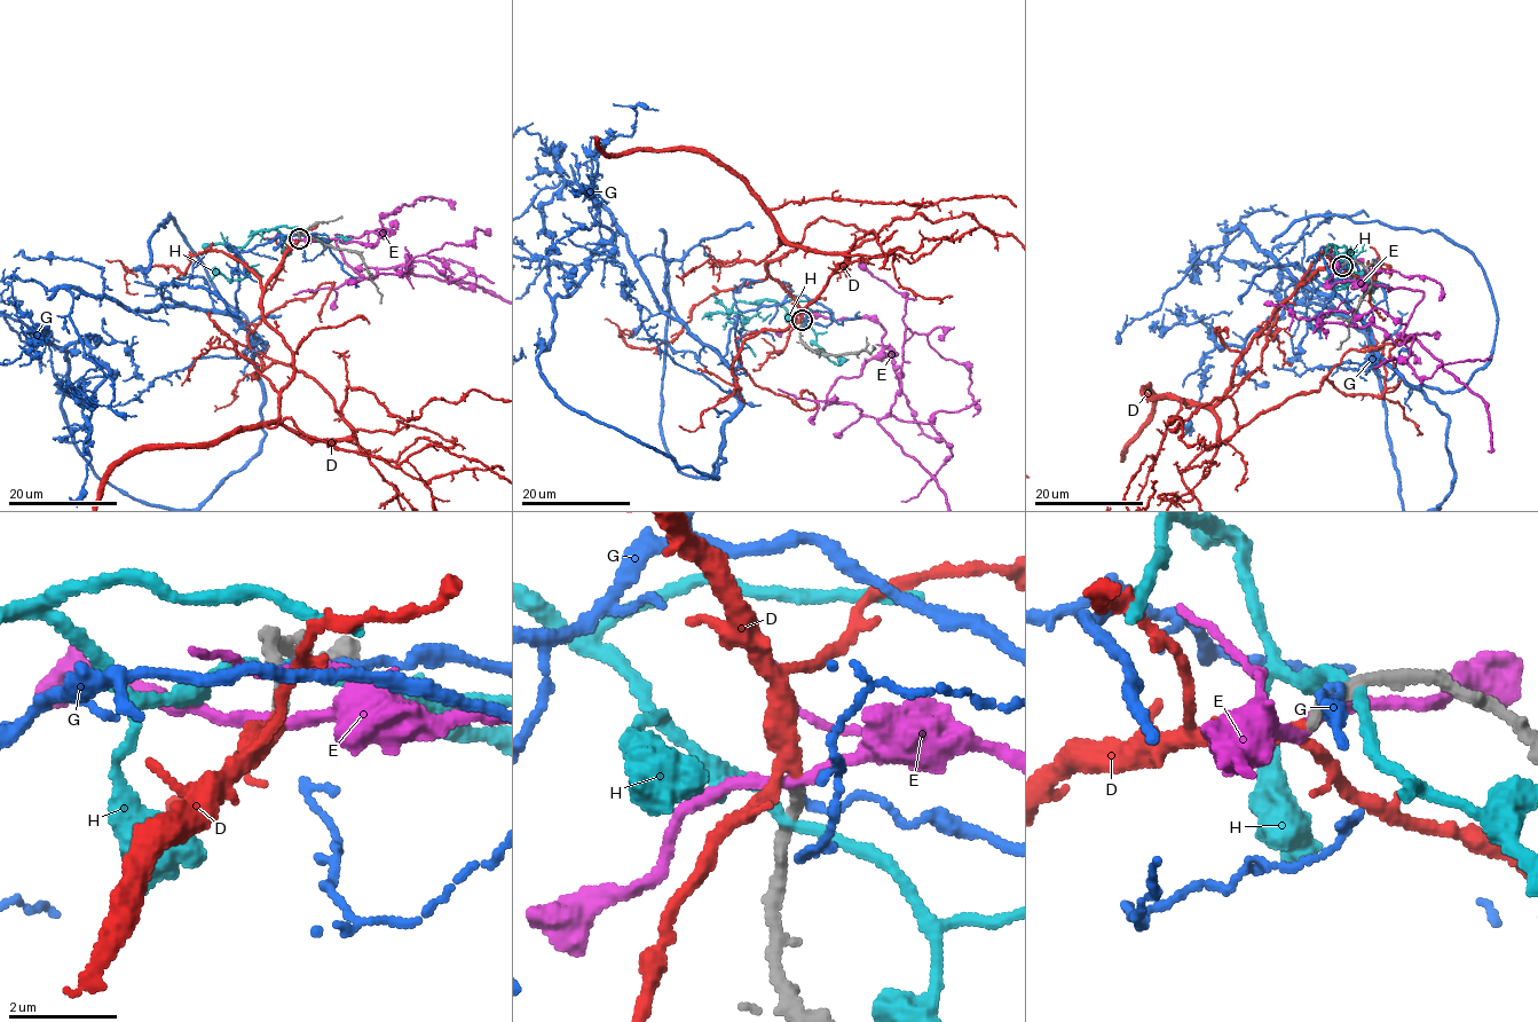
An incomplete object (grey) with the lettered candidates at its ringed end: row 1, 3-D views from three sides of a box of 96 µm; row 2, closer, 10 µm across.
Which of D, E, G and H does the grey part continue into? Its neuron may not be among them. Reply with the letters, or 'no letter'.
D

